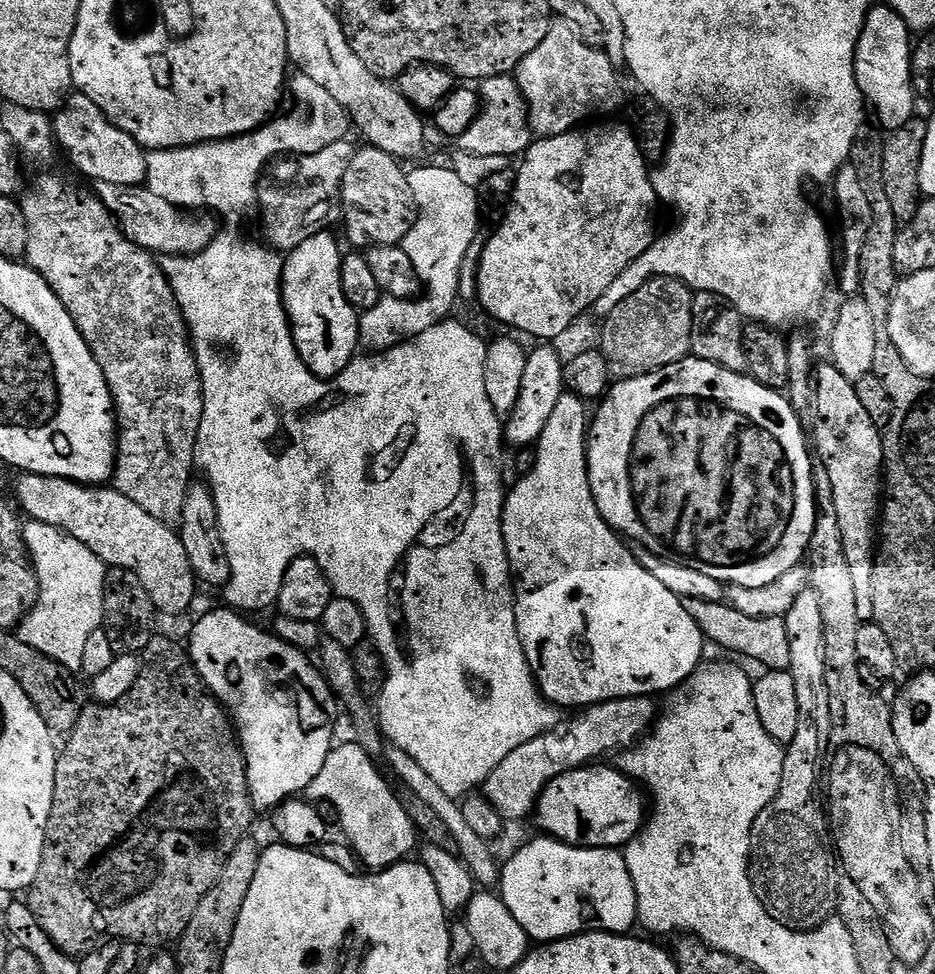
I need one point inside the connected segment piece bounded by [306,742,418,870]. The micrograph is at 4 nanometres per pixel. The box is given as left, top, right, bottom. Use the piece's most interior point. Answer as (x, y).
(380, 833)

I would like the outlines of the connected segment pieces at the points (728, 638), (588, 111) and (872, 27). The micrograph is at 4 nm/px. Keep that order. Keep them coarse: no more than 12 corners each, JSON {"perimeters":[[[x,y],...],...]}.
{"perimeters":[[[683,600],[709,645],[768,672],[790,666],[783,616],[750,618],[727,602]],[[554,22],[514,73],[540,138],[611,117],[613,57]],[[871,8],[856,43],[856,81],[879,127],[913,119],[913,33]]]}

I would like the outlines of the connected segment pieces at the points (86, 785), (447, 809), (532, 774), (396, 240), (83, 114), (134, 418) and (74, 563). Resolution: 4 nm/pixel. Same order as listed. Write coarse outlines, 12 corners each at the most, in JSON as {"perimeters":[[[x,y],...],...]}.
{"perimeters":[[[153,635],[59,749],[26,903],[67,956],[175,945],[256,814]],[[388,746],[393,774],[442,818],[456,852],[484,890],[500,883],[501,861],[478,838],[460,804],[406,754]],[[657,701],[591,705],[522,742],[484,779],[506,822],[533,815],[554,778],[631,749]],[[357,147],[342,178],[355,247],[400,244],[414,219],[401,161]],[[72,94],[54,139],[92,182],[134,188],[148,152],[90,98]],[[60,176],[26,263],[102,366],[114,487],[179,525],[204,413],[157,257]],[[33,520],[24,541],[40,597],[18,635],[80,672],[104,622],[106,566]]]}

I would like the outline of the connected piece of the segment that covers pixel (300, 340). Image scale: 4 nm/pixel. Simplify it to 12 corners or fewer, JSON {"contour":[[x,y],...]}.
{"contour":[[328,230],[287,253],[284,309],[298,354],[331,380],[360,348],[342,247]]}

